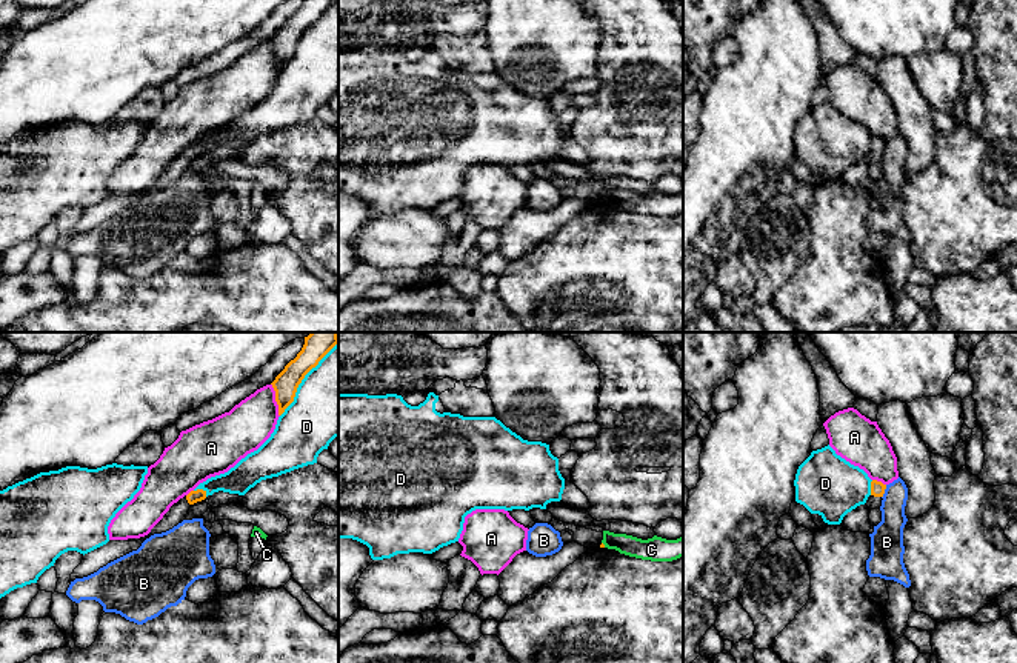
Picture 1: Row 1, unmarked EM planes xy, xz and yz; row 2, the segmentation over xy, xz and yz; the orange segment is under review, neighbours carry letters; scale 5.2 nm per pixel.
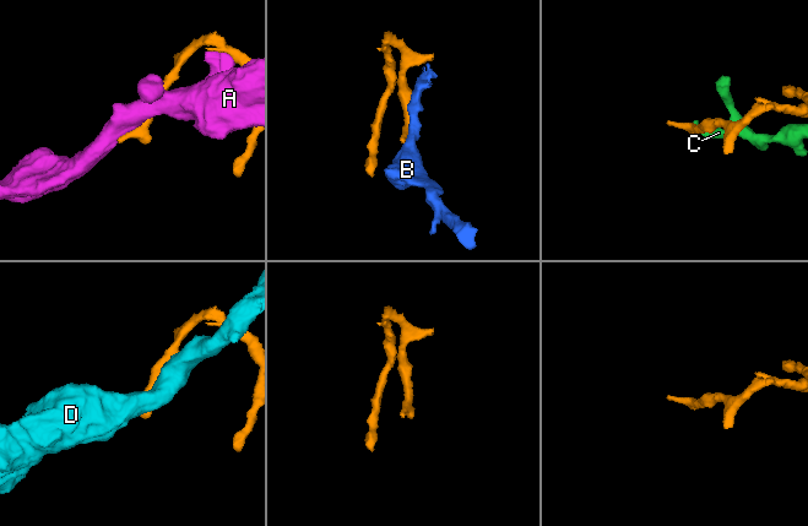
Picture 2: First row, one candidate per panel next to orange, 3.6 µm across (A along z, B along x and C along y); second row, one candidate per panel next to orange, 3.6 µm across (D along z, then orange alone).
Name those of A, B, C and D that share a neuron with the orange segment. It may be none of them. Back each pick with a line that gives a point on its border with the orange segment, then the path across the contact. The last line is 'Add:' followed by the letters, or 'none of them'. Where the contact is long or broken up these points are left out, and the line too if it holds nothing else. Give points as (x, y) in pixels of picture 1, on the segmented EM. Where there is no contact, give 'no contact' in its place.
Add: none of them

